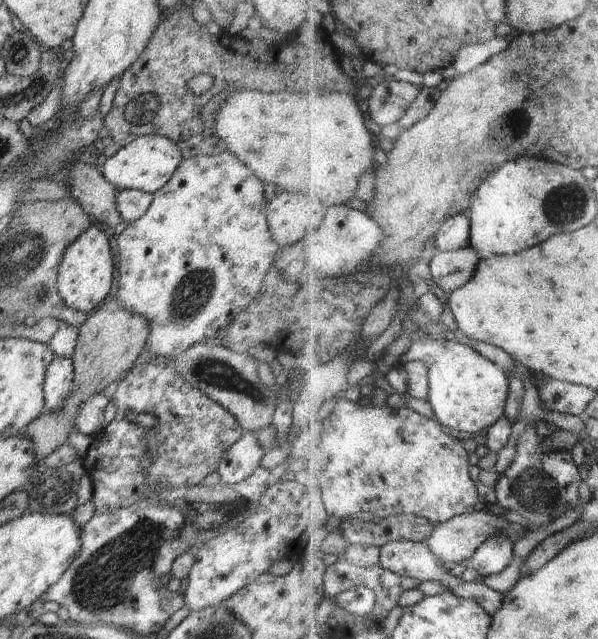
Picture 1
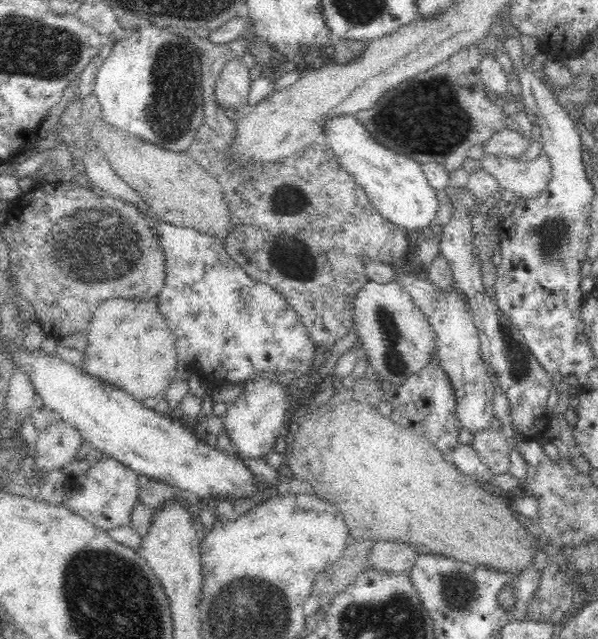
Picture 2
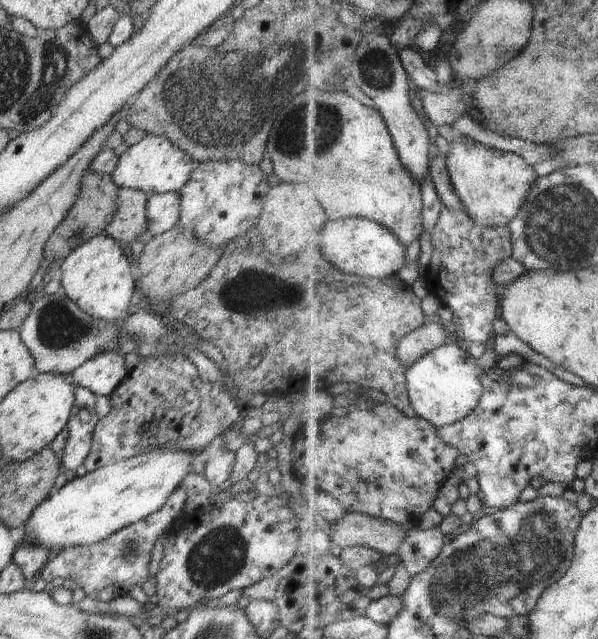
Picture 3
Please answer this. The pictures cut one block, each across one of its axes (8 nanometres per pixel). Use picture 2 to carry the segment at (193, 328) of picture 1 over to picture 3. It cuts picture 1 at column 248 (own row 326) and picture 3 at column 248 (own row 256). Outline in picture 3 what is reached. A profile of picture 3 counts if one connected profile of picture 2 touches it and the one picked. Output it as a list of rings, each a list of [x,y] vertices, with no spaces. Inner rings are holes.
[[[242,160],[202,162],[179,191],[181,208],[177,226],[194,232],[196,240],[206,246],[226,247],[250,228],[257,228],[263,197],[268,194],[272,181],[258,165],[246,164]]]

